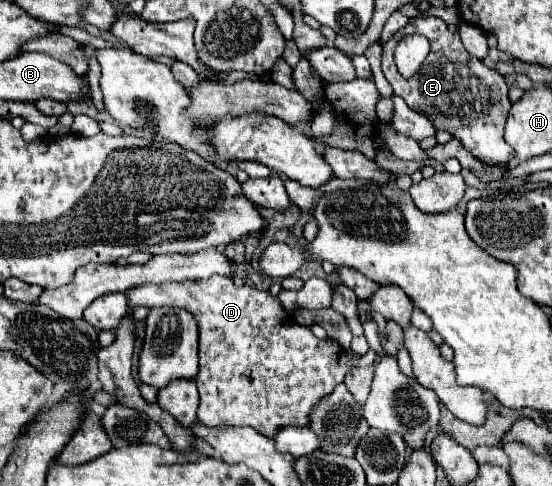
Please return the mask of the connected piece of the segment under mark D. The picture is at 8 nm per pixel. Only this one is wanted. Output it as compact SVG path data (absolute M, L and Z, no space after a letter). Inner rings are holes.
M211 275L205 281L183 281L163 285L139 285L125 293L131 307L183 307L189 309L199 321L199 373L195 377L199 389L199 421L207 427L241 427L249 425L265 437L275 435L279 427L295 425L303 427L309 421L311 407L319 397L331 393L339 385L345 373L351 369L351 361L343 353L341 345L333 339L317 339L309 327L297 325L287 315L277 297L267 289L253 285L235 287L231 277Z

